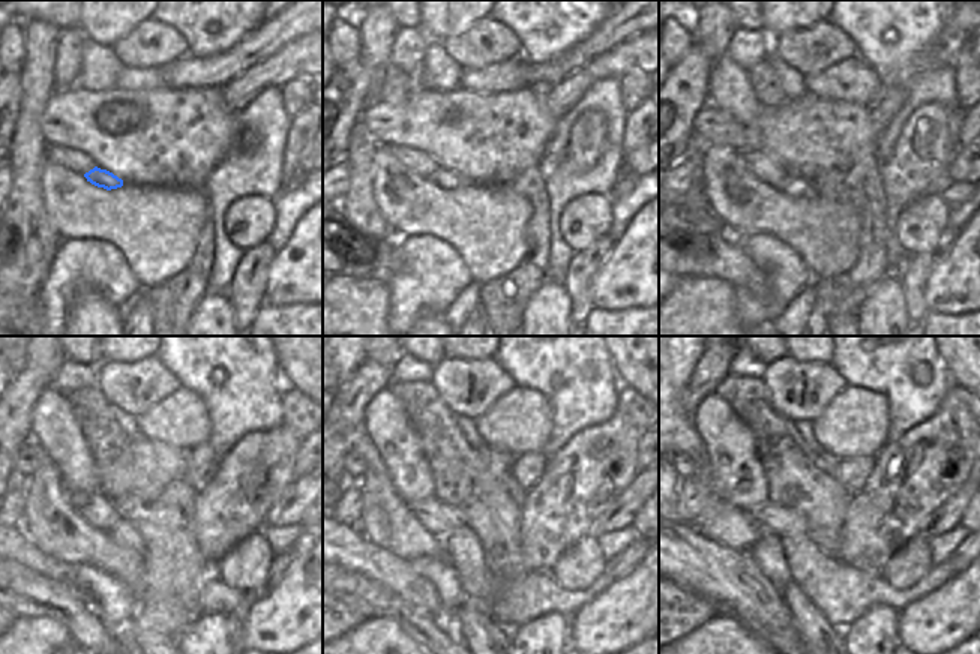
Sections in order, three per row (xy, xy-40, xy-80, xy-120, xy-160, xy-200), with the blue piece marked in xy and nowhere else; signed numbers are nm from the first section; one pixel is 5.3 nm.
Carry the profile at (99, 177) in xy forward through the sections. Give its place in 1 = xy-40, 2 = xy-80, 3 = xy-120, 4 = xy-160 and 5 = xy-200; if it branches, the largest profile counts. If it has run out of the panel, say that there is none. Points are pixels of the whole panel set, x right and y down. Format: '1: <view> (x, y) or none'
1: xy-40 (444, 179)
2: xy-80 (793, 185)
3: xy-120 (125, 536)
4: xy-160 (530, 596)
5: xy-200 (842, 593)

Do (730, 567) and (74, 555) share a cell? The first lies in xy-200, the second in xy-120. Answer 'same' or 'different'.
different

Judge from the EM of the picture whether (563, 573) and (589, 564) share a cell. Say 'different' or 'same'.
same

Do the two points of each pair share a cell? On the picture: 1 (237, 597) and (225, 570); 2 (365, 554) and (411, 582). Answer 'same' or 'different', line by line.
1: different
2: same

